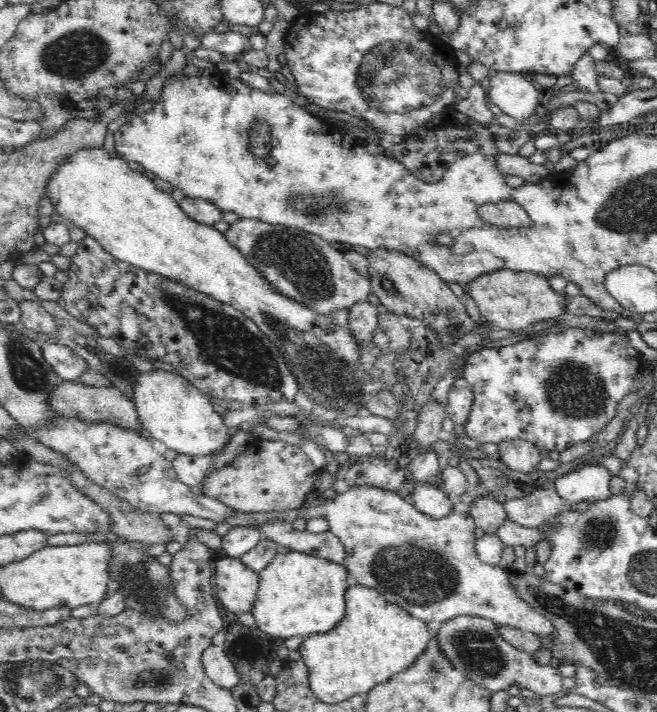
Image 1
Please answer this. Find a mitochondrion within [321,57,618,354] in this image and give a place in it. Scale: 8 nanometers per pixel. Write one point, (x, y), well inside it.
(564, 119)

